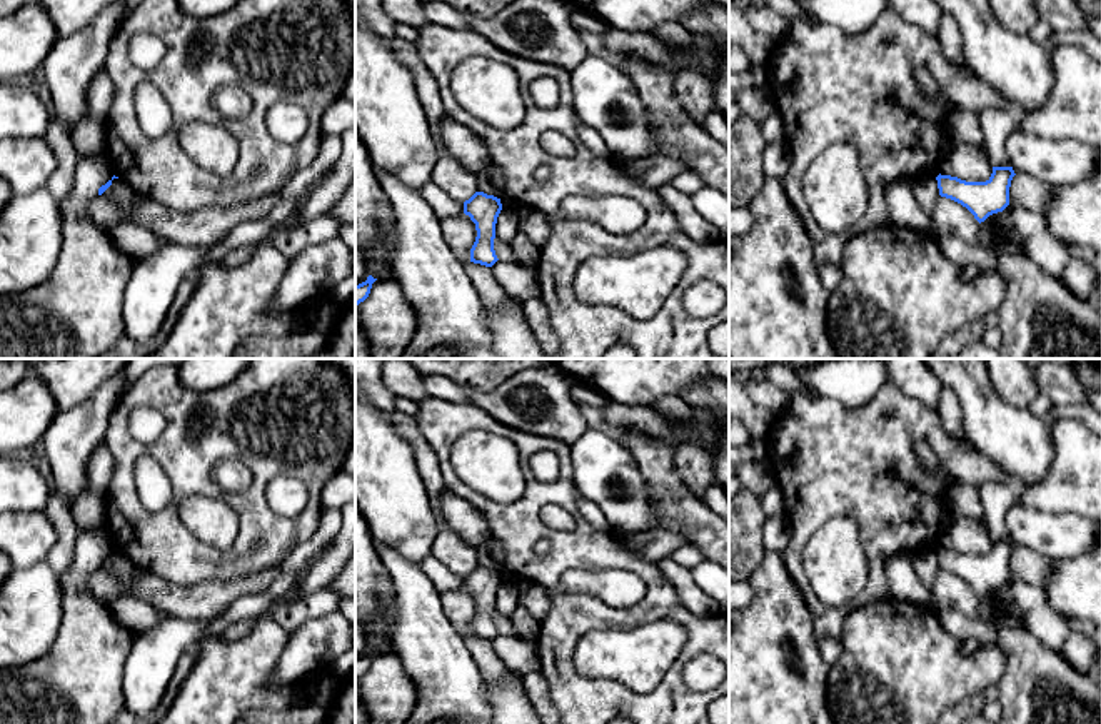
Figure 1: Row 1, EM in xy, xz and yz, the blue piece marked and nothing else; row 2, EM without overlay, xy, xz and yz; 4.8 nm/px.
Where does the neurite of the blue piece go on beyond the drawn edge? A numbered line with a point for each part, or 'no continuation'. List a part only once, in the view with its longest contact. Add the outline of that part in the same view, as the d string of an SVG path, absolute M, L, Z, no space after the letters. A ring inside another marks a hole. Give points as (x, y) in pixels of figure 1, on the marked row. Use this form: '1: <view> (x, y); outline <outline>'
no continuation

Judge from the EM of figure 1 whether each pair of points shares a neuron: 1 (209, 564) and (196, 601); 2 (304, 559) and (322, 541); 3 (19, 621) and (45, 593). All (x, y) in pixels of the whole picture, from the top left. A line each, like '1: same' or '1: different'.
1: different
2: same
3: same

